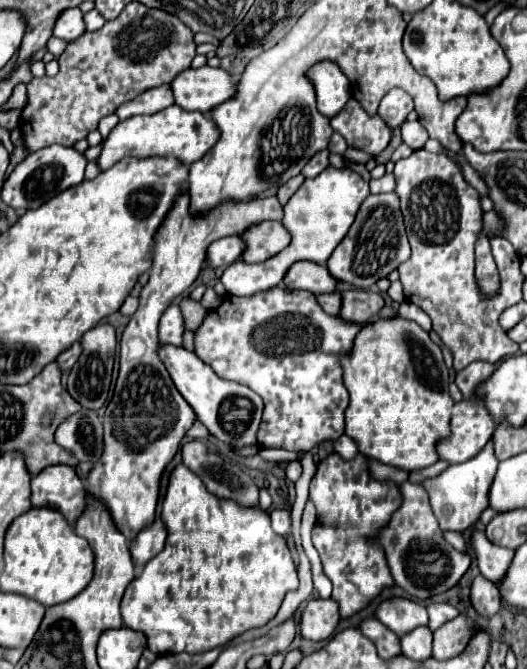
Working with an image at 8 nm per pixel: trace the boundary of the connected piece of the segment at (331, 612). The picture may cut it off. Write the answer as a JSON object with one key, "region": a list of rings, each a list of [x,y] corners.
{"region":[[[313,598],[307,602],[305,610],[301,612],[299,620],[299,632],[307,640],[327,640],[337,624],[339,624],[339,606],[335,600],[323,600],[323,598]]]}

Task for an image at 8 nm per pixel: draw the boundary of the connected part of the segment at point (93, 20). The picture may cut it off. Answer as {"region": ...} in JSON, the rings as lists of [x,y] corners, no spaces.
{"region":[[[93,8],[91,12],[87,12],[85,16],[83,16],[83,20],[85,20],[85,26],[87,26],[87,30],[99,30],[103,24],[105,24],[105,18]]]}

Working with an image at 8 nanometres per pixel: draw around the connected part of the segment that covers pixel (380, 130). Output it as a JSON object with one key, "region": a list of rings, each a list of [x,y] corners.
{"region":[[[351,98],[347,106],[331,118],[331,128],[339,132],[351,148],[365,150],[373,156],[381,154],[391,140],[389,126],[379,116],[369,116],[355,98]]]}

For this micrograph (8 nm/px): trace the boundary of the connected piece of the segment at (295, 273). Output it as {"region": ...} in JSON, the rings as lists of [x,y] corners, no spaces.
{"region":[[[295,262],[285,274],[285,284],[289,290],[299,288],[311,294],[323,294],[323,292],[329,294],[329,292],[337,292],[339,280],[333,278],[325,266],[313,262]]]}

